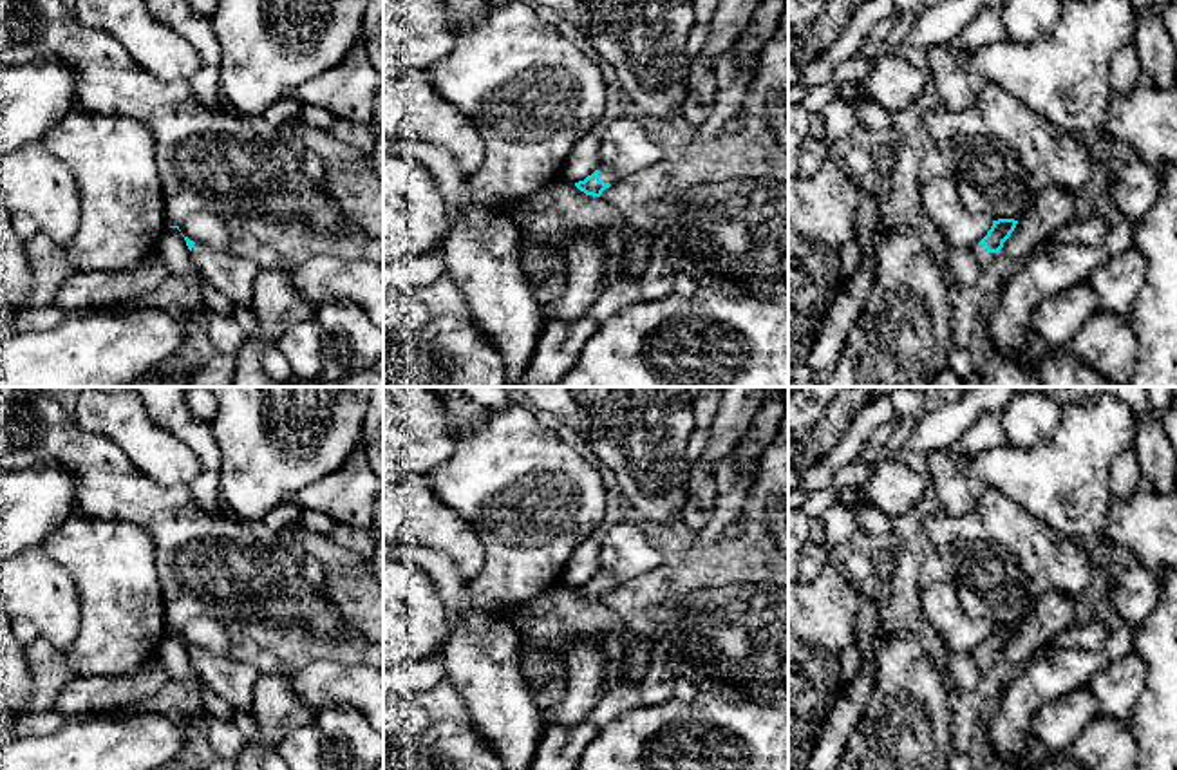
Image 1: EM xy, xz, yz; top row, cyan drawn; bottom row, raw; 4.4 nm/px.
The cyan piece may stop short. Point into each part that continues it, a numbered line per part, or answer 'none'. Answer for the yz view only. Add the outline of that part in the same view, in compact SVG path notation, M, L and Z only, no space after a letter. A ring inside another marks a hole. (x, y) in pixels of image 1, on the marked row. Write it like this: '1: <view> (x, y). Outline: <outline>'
1: yz (984, 257). Outline: M975 244L973 253L980 264L980 269L989 268L994 262L996 253L989 253L984 246Z

